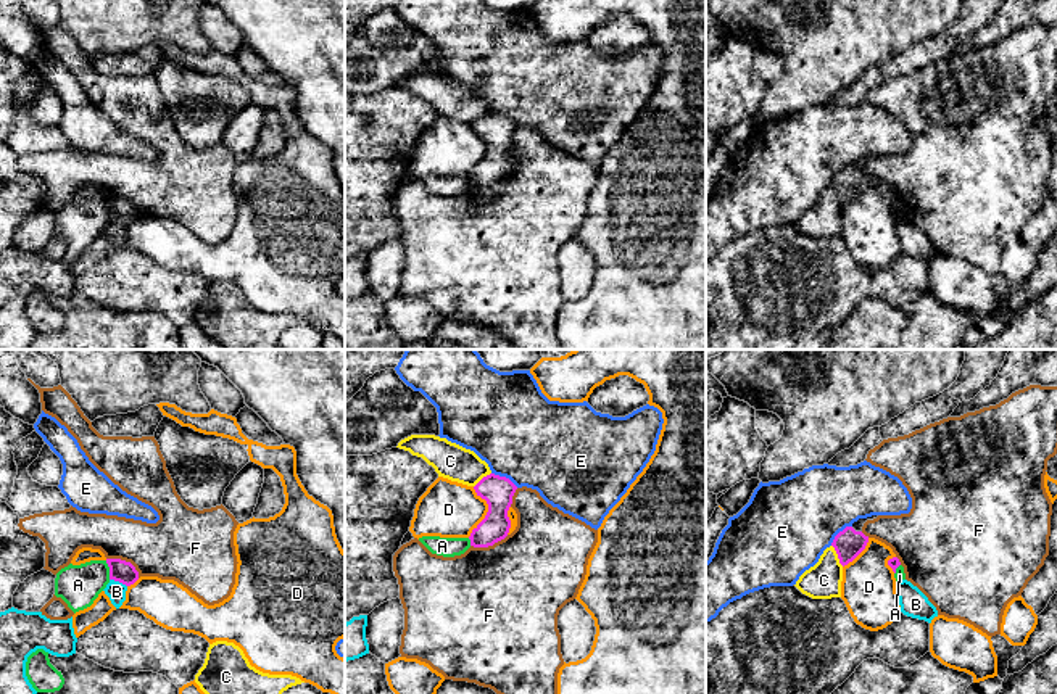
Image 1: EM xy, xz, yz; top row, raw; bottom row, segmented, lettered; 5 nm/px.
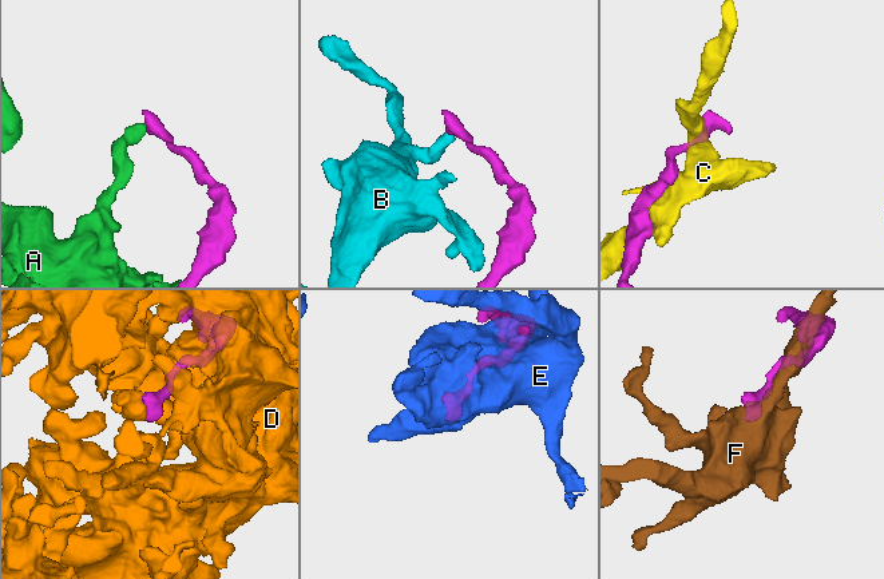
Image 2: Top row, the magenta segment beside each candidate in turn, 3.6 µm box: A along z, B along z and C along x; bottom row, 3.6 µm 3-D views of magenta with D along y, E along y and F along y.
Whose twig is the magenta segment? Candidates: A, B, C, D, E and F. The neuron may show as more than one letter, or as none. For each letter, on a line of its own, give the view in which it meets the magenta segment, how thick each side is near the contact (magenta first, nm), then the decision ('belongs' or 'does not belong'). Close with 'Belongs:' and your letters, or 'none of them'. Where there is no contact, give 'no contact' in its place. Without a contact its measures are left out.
A: contact in xy; calibres 110 and 200 nm; does not belong
B: contact in xy; calibres 110 and 100 nm; does not belong
C: contact in yz; calibres 140 and 180 nm; does not belong
D: contact in xz; calibres 150 and 280 nm; does not belong
E: contact in xz; calibres 150 and 460 nm; does not belong
F: contact in xy; calibres 110 and 320 nm; does not belong
Belongs: none of them

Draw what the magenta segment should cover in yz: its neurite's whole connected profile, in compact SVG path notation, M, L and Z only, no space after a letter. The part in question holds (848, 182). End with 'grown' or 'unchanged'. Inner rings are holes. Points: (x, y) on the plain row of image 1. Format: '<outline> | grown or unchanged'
M878 155L859 158L835 176L831 185L835 187L843 206L852 201L865 188L868 176L862 172L862 166L867 159L873 159L877 156Z | grown

